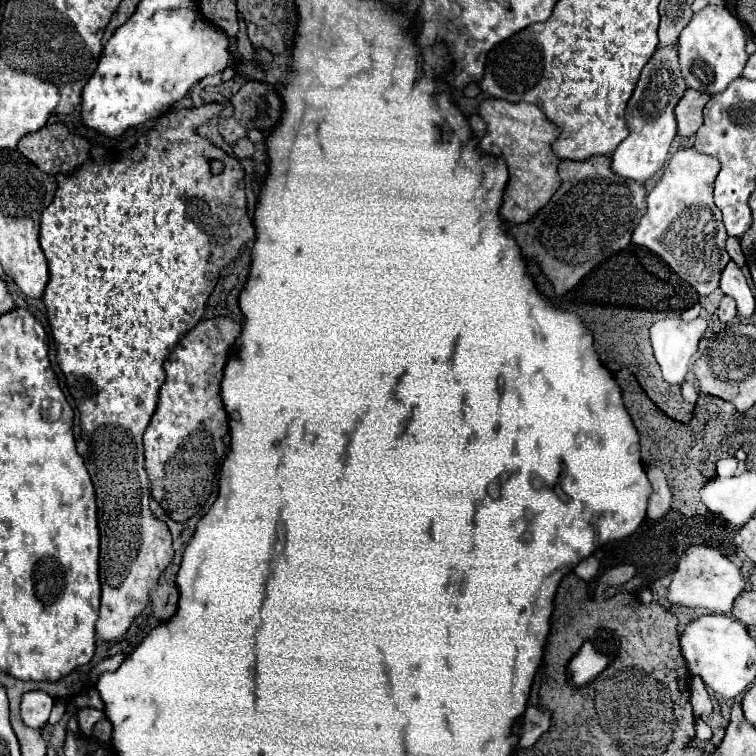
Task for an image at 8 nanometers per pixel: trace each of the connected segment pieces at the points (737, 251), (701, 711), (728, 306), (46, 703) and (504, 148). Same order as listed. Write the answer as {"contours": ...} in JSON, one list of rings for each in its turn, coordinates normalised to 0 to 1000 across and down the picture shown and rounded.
{"contours":[[[[964,312],[962,315],[962,333],[964,333],[967,344],[972,344],[978,352],[985,349],[985,339],[980,333],[980,323],[978,323],[978,315],[975,312]]],[[[925,897],[914,899],[914,907],[911,907],[911,931],[917,937],[919,950],[940,944],[940,939],[943,939],[940,923],[938,923],[938,918],[935,918],[935,913],[933,913],[933,907],[930,907],[930,902]]],[[[956,392],[954,402],[951,402],[951,410],[948,410],[948,418],[951,418],[954,426],[967,426],[975,418],[972,397],[967,392]]],[[[36,915],[28,926],[28,952],[33,960],[54,966],[65,952],[70,929],[73,926],[60,915]]],[[[647,130],[634,140],[631,151],[644,164],[644,175],[634,188],[634,201],[639,206],[668,212],[673,222],[673,241],[665,257],[663,288],[668,294],[689,296],[692,291],[700,291],[718,270],[724,270],[724,262],[739,246],[739,209],[729,198],[729,190],[731,185],[737,185],[739,172],[726,161],[713,140],[697,135],[679,138],[671,132]]]]}

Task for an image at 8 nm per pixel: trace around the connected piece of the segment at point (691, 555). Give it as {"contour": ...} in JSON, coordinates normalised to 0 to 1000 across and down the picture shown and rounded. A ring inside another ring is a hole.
{"contour":[[[914,722],[898,738],[898,746],[890,757],[888,772],[882,778],[882,794],[888,799],[933,804],[946,812],[964,812],[975,786],[985,778],[985,765],[972,746],[967,746],[954,730],[935,722]]]}

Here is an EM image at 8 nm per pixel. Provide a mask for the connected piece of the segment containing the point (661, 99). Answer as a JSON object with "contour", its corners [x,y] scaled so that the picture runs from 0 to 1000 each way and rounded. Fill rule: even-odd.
{"contour":[[[872,63],[861,79],[853,85],[843,116],[829,138],[827,156],[832,180],[816,193],[808,206],[808,225],[821,233],[853,243],[866,228],[872,228],[880,217],[885,204],[885,193],[896,180],[896,164],[890,153],[890,143],[906,124],[909,114],[898,101],[898,82],[896,82],[896,63]]]}

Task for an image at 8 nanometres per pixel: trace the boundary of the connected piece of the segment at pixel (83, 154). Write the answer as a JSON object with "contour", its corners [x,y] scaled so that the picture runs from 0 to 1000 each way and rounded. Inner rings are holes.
{"contour":[[[81,161],[33,177],[22,196],[60,230],[97,228],[118,209],[118,188]]]}

